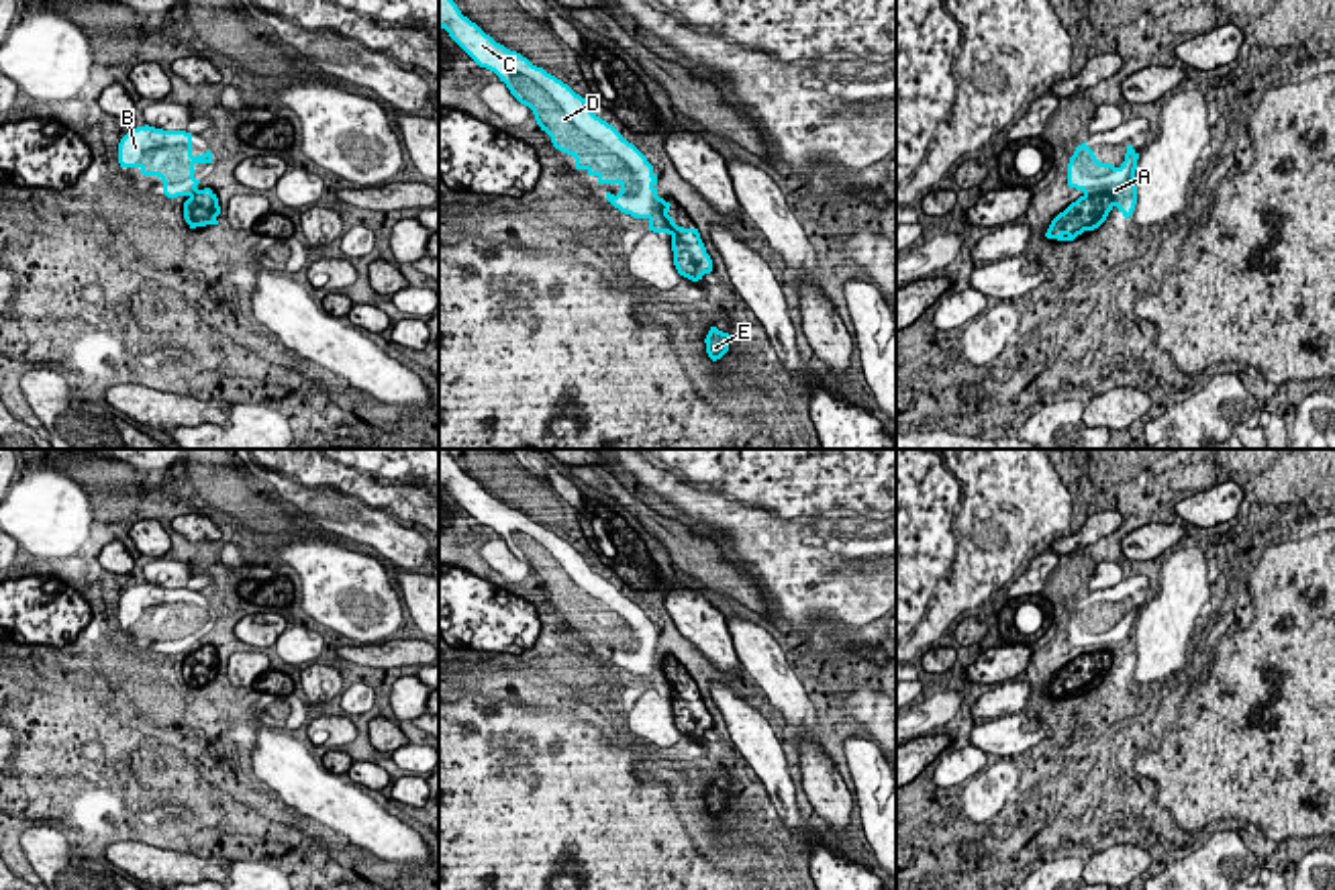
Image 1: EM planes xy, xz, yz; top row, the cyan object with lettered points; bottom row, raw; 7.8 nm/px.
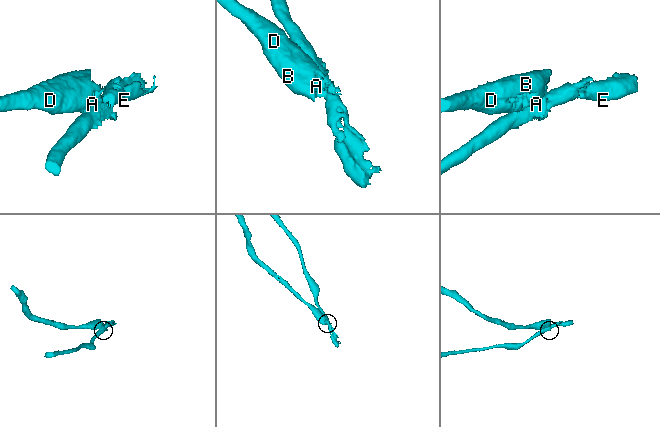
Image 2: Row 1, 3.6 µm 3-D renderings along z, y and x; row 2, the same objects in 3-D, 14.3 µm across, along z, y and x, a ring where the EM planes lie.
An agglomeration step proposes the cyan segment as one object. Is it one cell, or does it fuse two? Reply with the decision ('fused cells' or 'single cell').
fused cells

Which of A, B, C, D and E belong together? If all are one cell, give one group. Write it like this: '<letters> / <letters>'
A E / B C D

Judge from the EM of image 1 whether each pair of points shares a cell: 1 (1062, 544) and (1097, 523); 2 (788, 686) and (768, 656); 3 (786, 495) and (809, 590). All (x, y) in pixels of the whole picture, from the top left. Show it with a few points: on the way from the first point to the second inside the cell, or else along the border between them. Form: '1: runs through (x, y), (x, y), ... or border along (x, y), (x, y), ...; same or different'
1: runs through (1070, 544), (1089, 531); same
2: runs through (780, 678), (768, 664); same
3: runs through (782, 519), (782, 562), (786, 566); same

